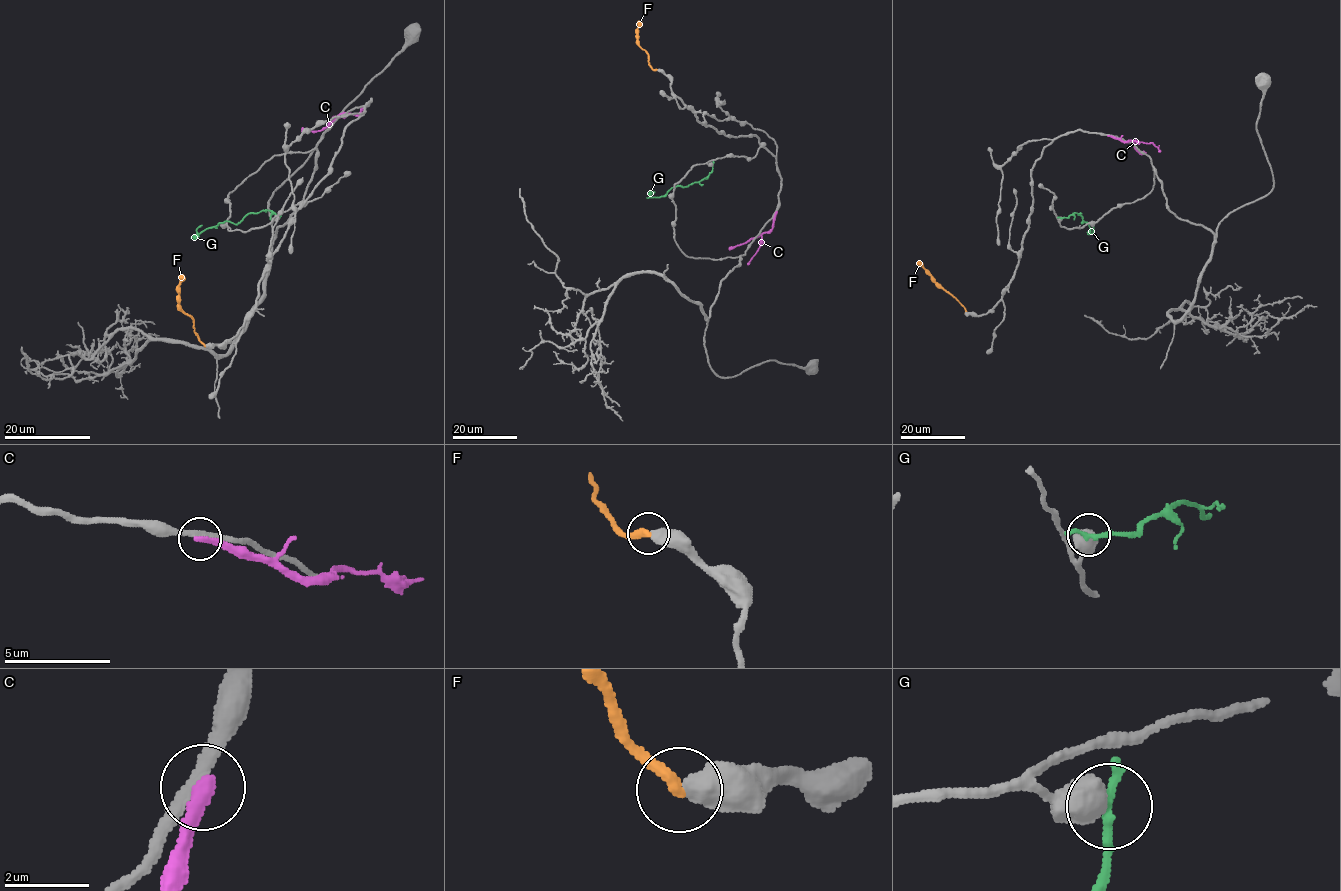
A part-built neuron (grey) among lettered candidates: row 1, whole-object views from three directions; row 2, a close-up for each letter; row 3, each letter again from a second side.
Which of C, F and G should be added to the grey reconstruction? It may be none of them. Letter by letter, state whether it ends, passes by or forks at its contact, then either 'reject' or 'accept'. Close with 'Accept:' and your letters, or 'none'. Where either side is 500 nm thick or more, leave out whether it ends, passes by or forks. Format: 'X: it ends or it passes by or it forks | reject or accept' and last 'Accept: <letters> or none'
C: it ends | reject
F: accept
G: reject
Accept: F

